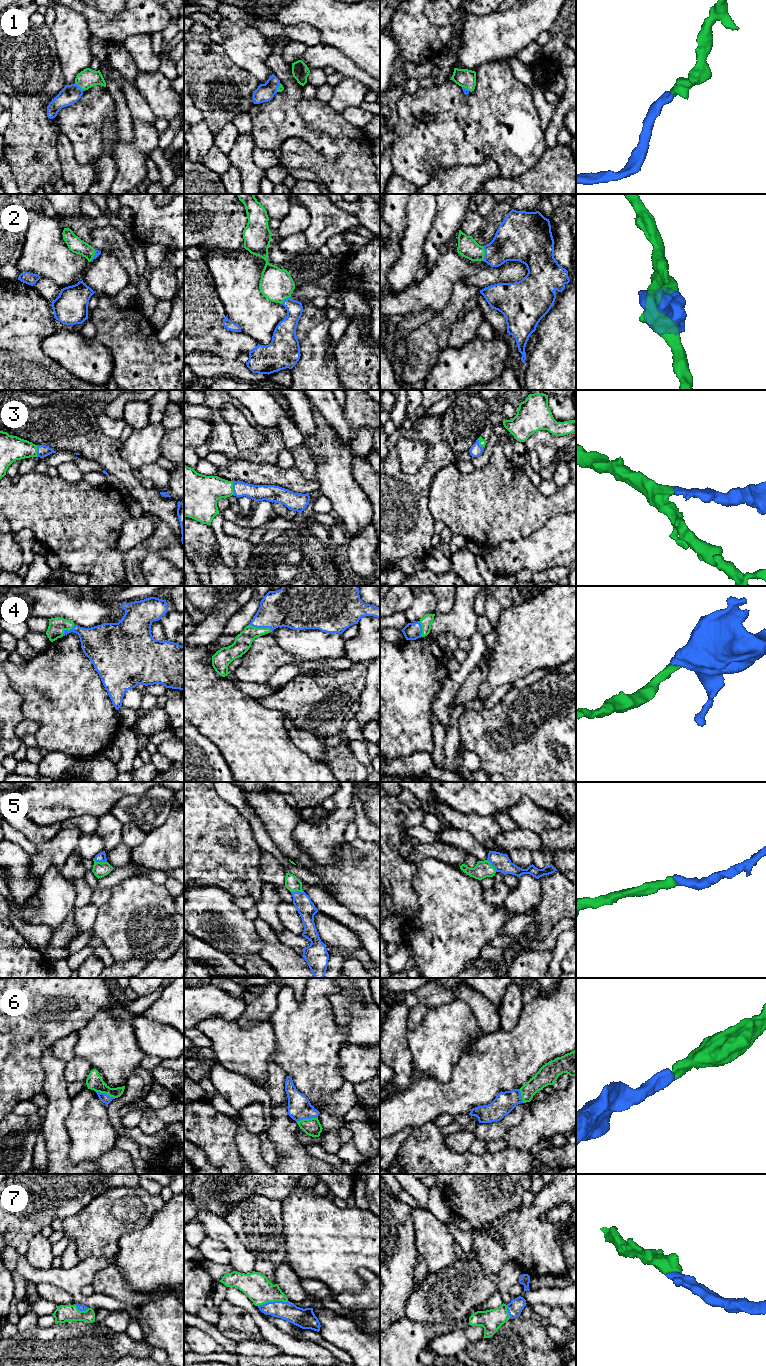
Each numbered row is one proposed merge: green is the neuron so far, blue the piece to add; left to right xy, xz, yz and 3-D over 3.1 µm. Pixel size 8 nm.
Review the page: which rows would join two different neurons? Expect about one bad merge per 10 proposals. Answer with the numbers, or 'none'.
none

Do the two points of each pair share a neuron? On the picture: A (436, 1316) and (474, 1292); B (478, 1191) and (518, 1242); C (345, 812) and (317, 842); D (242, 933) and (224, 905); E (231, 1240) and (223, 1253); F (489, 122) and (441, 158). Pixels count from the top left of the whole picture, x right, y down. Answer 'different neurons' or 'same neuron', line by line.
A: same neuron
B: different neurons
C: same neuron
D: same neuron
E: different neurons
F: same neuron

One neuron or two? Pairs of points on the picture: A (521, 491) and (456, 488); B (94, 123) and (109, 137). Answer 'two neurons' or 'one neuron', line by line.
A: one neuron
B: two neurons

